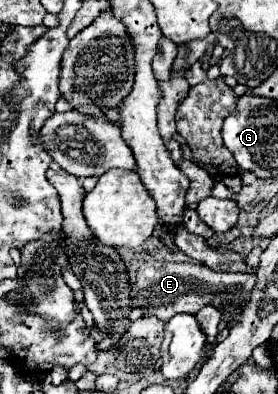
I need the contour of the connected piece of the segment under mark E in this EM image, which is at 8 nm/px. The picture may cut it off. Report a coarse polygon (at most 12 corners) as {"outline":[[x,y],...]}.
{"outline":[[148,262],[136,308],[168,322],[212,304],[240,314],[256,272]]}

